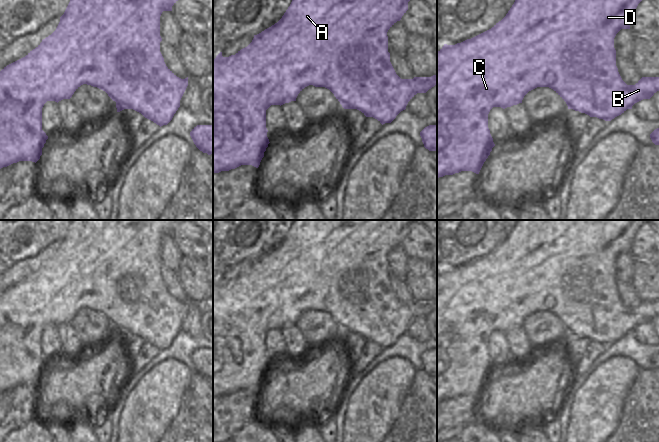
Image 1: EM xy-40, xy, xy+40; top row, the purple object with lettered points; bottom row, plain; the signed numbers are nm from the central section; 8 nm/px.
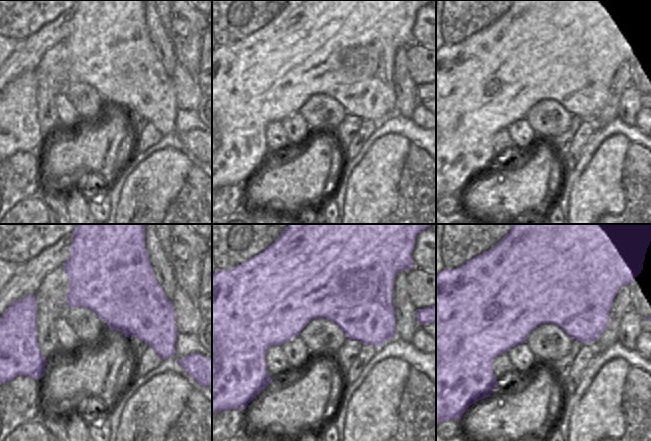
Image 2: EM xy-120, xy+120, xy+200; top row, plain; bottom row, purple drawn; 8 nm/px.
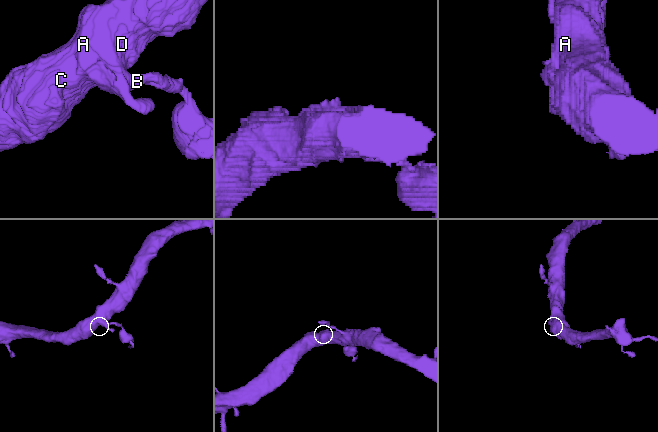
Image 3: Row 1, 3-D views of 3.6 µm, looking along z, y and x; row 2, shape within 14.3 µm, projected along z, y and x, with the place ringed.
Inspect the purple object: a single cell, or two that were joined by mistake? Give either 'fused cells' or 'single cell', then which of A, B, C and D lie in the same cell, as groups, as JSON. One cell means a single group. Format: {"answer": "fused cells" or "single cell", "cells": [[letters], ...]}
{"answer": "single cell", "cells": [["A", "B", "C", "D"]]}

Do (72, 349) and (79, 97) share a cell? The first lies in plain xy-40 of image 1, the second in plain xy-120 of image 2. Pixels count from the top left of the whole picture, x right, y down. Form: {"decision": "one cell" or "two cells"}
{"decision": "two cells"}

